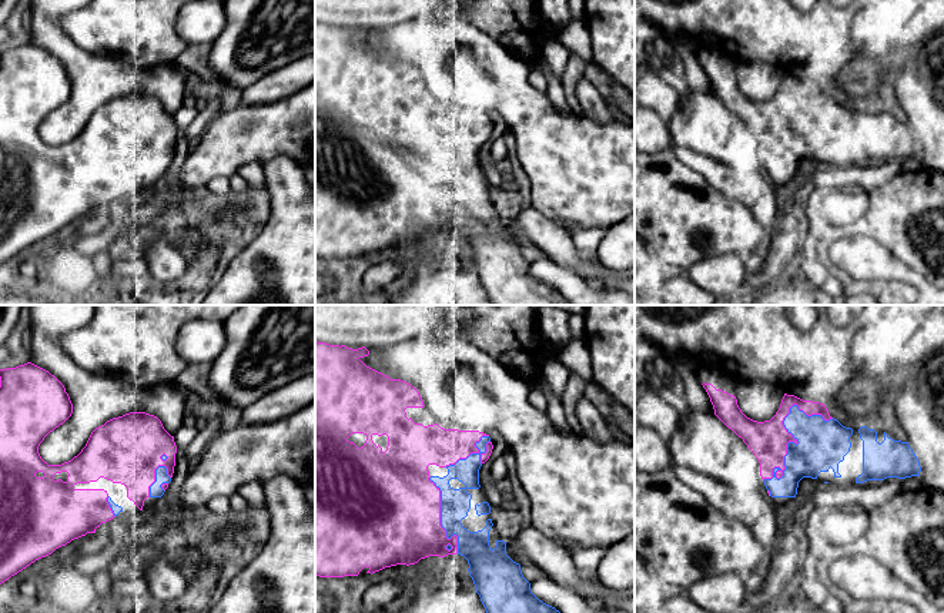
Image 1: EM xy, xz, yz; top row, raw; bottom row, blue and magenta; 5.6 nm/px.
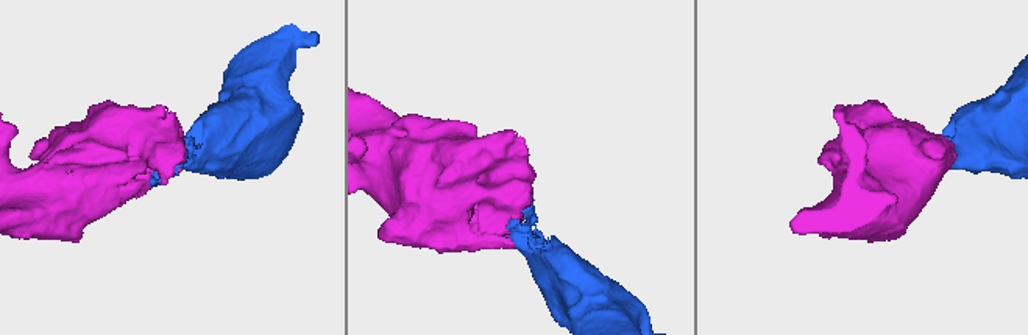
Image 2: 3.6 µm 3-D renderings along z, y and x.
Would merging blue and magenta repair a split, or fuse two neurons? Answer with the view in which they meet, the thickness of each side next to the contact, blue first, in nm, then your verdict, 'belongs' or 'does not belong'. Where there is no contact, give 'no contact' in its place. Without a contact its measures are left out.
meets blue in yz; 280 nm thick on the blue side, 220 nm on the other; belongs

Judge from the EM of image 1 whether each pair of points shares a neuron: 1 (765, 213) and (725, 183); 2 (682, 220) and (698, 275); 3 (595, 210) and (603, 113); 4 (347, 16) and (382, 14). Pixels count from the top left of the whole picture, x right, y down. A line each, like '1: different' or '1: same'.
1: same
2: different
3: different
4: same

